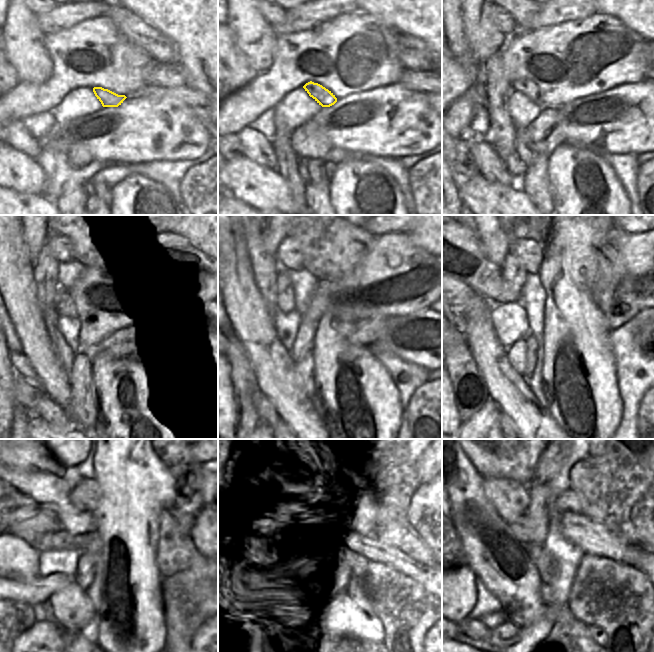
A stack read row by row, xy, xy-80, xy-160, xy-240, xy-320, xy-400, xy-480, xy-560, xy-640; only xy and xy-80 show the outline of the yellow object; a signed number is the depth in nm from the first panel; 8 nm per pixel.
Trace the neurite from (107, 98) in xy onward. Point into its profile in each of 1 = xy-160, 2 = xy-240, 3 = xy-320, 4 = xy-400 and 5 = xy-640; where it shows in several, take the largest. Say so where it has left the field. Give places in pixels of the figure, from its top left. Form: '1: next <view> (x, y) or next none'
1: next xy-160 (528, 88)
2: next xy-240 (65, 307)
3: next xy-320 (285, 296)
4: next xy-400 (512, 266)
5: next xy-640 (549, 463)

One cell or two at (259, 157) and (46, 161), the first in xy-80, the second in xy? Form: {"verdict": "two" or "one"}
{"verdict": "two"}

